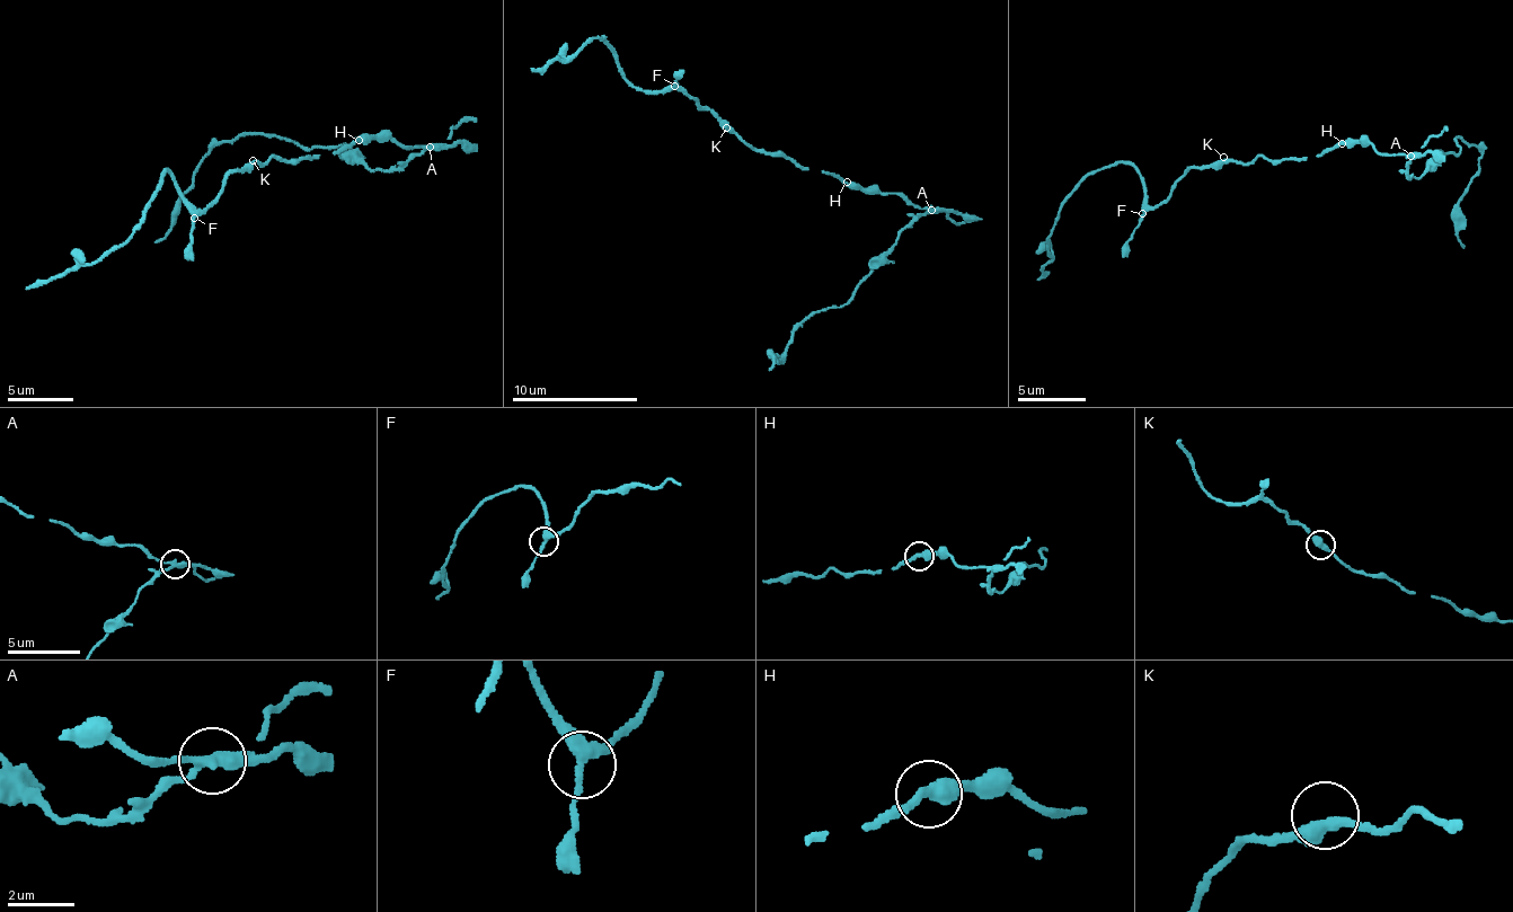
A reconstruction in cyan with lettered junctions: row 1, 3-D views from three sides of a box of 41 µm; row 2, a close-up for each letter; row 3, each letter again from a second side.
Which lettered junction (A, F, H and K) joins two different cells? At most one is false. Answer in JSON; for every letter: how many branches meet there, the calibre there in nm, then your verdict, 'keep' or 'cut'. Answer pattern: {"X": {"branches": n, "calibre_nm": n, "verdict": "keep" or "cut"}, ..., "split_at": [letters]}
{"A": {"branches": 3, "calibre_nm": 260, "verdict": "cut"}, "F": {"branches": 3, "calibre_nm": 260, "verdict": "keep"}, "H": {"branches": 2, "calibre_nm": 320, "verdict": "keep"}, "K": {"branches": 2, "calibre_nm": 360, "verdict": "keep"}, "split_at": ["A"]}

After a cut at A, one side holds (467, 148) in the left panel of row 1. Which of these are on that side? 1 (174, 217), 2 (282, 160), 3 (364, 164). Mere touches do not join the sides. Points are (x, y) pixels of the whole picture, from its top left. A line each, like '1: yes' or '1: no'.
1: yes
2: no
3: yes

